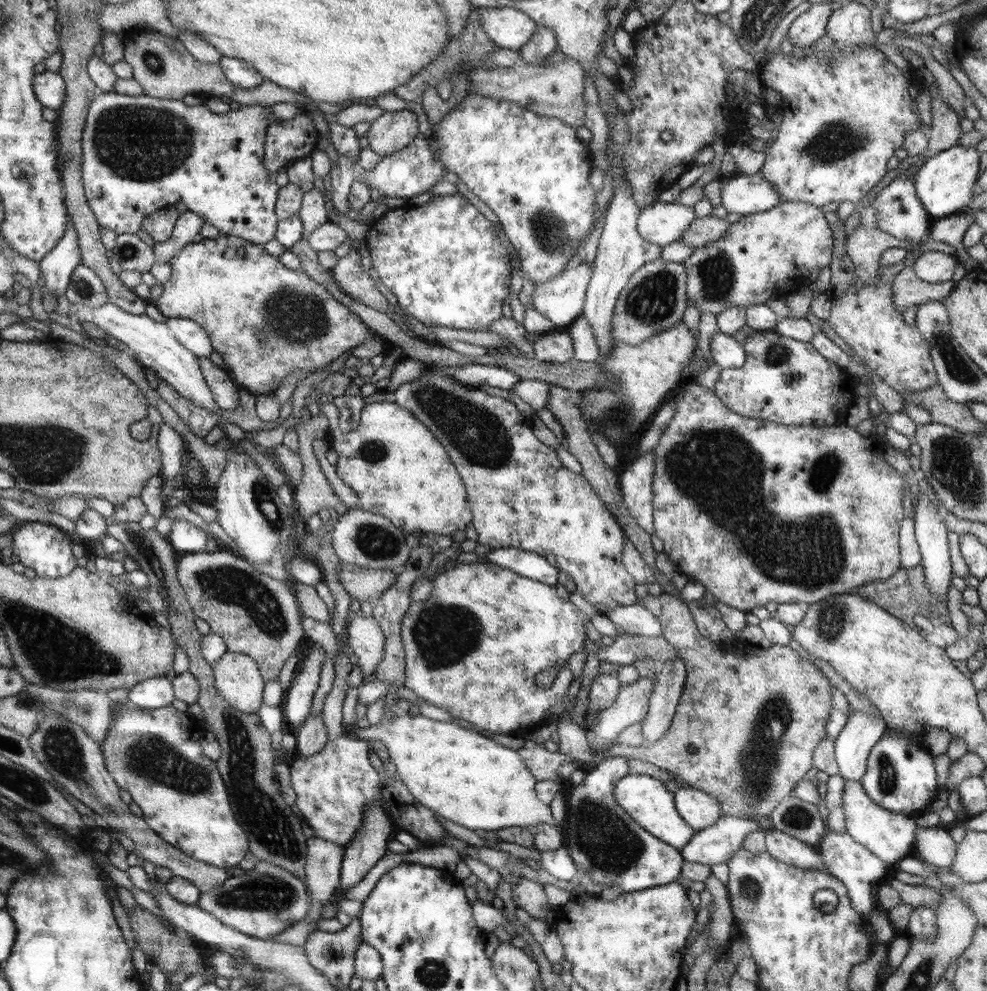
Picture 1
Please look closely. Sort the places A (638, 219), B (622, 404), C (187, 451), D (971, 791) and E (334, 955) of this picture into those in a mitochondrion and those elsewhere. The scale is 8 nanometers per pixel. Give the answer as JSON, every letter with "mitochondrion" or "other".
{"A":"other","B":"mitochondrion","C":"other","D":"other","E":"other"}

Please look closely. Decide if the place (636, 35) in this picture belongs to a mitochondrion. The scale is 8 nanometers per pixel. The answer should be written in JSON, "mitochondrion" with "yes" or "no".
{"mitochondrion":"no"}

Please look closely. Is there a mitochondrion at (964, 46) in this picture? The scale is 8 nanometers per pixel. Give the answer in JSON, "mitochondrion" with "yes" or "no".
{"mitochondrion":"no"}

